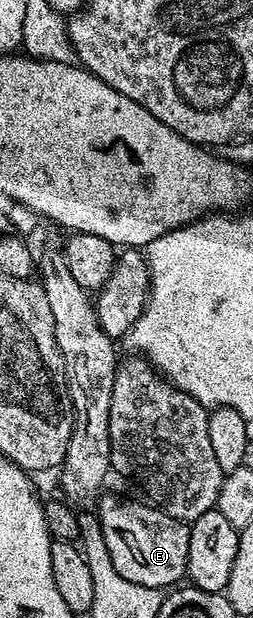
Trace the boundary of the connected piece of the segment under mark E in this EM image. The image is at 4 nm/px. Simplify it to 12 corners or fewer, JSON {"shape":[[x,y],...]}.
{"shape":[[162,508],[97,517],[121,578],[167,590],[187,575],[191,530]]}

